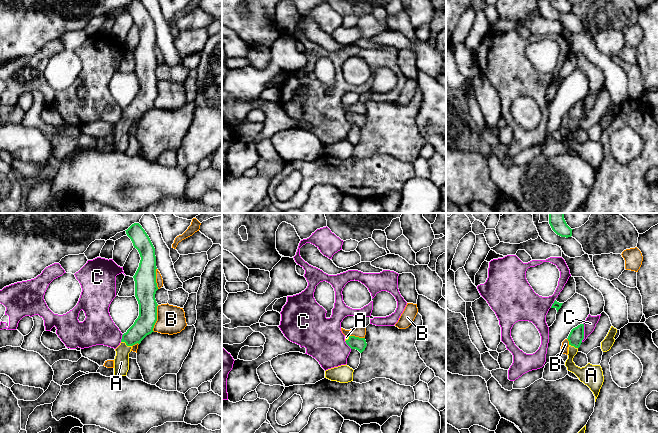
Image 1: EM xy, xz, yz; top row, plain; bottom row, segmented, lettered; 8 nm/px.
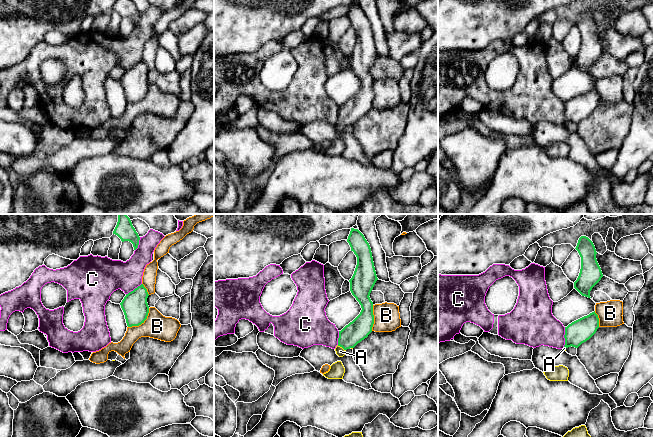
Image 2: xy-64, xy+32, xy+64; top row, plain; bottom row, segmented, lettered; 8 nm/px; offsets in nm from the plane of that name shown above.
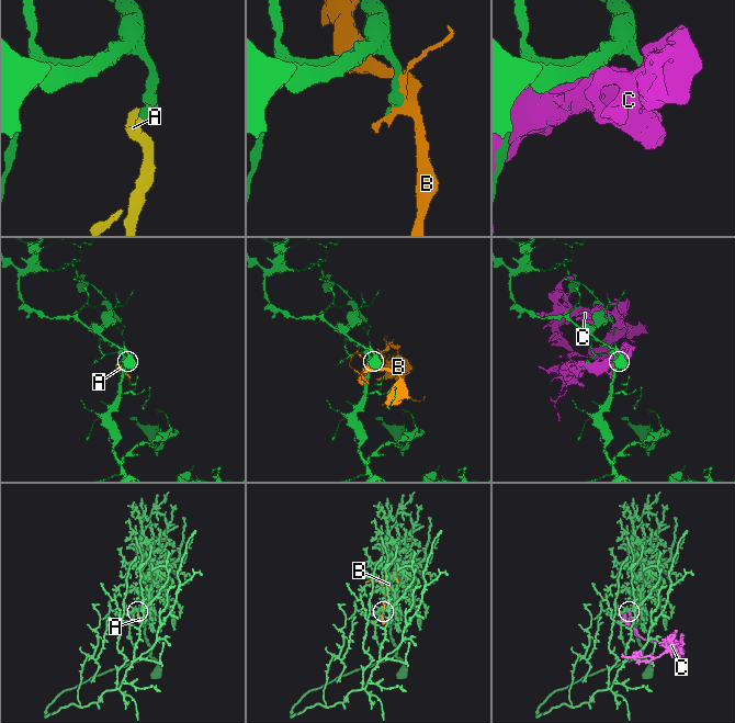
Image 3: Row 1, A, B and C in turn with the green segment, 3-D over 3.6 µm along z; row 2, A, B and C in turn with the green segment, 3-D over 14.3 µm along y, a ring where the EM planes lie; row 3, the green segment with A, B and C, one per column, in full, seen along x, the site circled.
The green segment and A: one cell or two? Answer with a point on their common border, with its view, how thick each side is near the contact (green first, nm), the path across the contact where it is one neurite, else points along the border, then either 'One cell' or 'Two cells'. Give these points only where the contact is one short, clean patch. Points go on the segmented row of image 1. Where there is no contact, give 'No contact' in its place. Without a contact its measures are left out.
Touches green at xy (126, 344). Thickness 160 nm (green) against 130 nm. Path across: xy (144, 324), (126, 344), (122, 351), (121, 362). One cell

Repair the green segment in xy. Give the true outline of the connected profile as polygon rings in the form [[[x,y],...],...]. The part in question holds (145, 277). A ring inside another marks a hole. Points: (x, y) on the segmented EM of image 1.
[[[139,223],[132,224],[126,231],[134,248],[140,254],[139,267],[133,276],[135,281],[135,297],[139,304],[139,316],[134,324],[122,335],[120,345],[115,349],[114,375],[126,376],[129,370],[129,353],[132,346],[151,334],[157,321],[157,302],[155,299],[158,290],[156,283],[156,256],[155,248]]]

